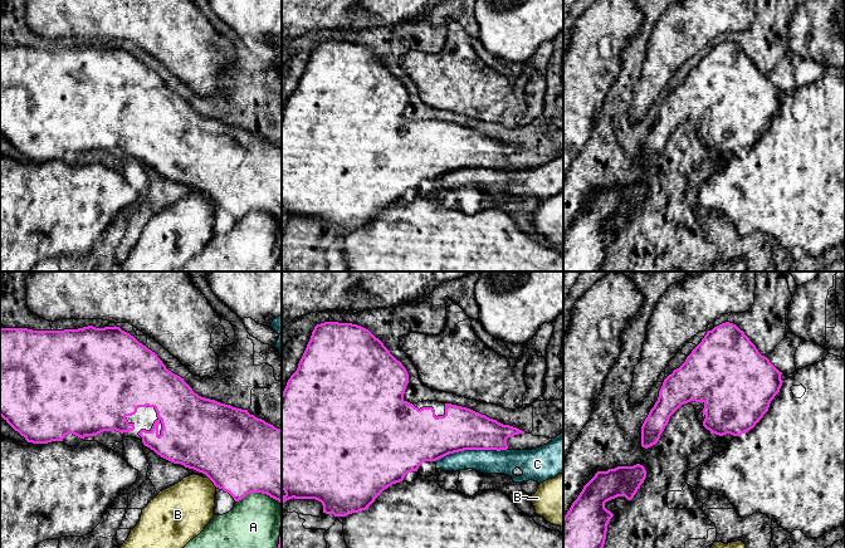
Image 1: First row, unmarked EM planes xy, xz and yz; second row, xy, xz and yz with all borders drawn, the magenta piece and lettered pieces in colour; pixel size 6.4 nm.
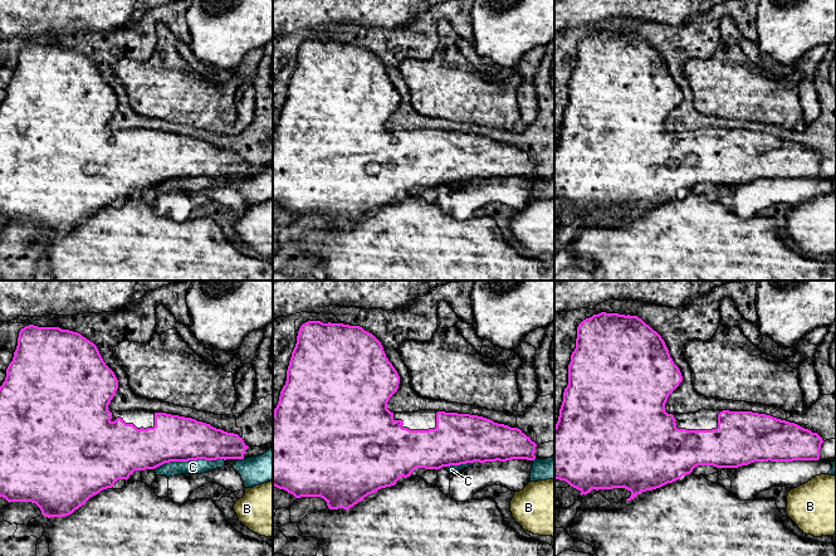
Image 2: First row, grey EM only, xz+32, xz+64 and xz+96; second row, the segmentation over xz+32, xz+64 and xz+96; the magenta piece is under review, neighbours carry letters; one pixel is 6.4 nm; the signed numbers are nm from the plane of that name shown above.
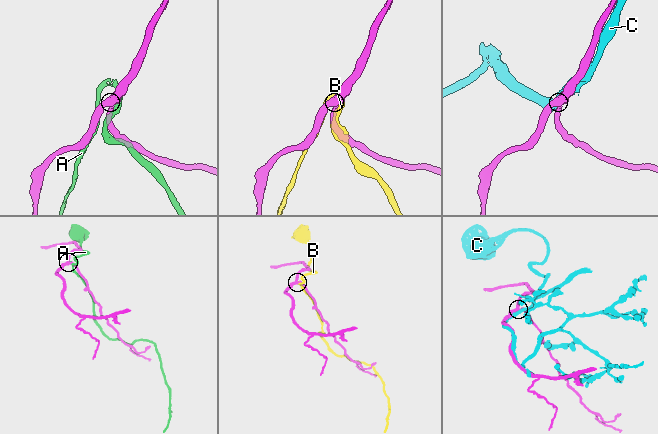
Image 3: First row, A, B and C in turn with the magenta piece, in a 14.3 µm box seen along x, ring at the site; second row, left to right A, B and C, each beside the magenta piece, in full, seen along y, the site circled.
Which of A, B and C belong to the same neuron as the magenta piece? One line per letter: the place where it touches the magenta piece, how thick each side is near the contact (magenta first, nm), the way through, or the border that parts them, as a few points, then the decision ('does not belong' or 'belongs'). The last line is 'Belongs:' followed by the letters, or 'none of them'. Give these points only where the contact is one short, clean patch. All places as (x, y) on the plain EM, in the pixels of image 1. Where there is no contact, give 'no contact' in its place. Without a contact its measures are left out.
A: meets magenta in xy at (259, 210); 480 nm thick on the magenta side, 360 nm on the other; does not belong
B: meets magenta in xy at (211, 199); 500 nm thick on the magenta side, 340 nm on the other; does not belong
C: meets magenta in xz at (470, 167); 280 nm thick on the magenta side, 160 nm on the other; does not belong
Belongs: none of them

